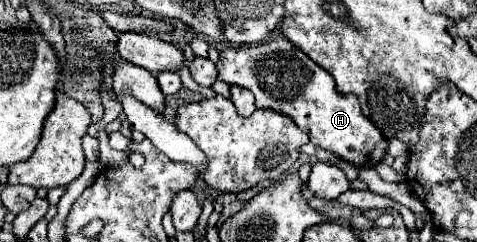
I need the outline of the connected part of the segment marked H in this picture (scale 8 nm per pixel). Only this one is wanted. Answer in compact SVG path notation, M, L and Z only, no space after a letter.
M275 37L275 41L265 41L251 47L229 47L221 51L217 69L219 79L223 79L227 85L249 89L255 95L257 107L275 109L289 115L299 129L309 133L313 145L335 153L355 167L375 167L383 159L387 141L381 131L361 113L359 99L351 93L339 95L333 77L285 37Z

